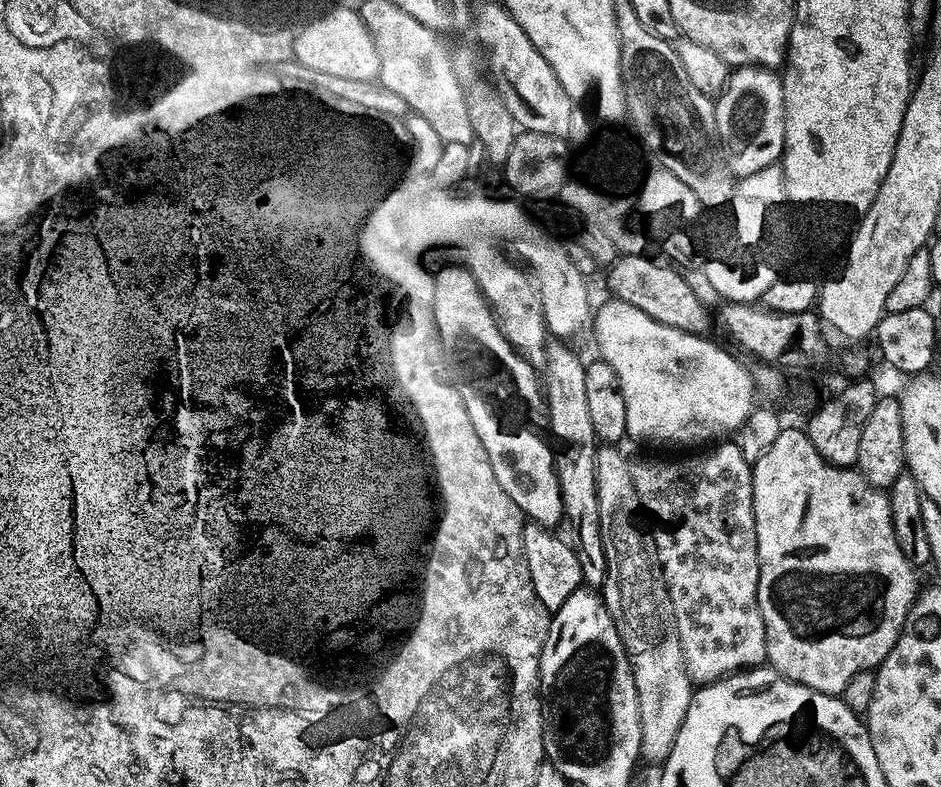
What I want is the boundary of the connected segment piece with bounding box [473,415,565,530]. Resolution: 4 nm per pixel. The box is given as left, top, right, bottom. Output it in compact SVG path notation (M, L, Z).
M494 415L490 420L484 416L476 416L480 424L473 428L478 442L486 450L490 458L490 466L494 466L494 478L498 478L498 486L510 494L510 498L518 505L529 521L541 524L549 530L555 529L559 520L565 519L564 495L560 493L560 475L556 472L556 461L553 449L547 448L539 440L535 431L515 432L501 424L501 417Z

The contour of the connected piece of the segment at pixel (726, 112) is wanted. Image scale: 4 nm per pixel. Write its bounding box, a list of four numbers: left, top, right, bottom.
[715,68,786,181]

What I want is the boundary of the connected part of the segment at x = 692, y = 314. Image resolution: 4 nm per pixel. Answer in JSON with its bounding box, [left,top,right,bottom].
[608,255,714,337]

